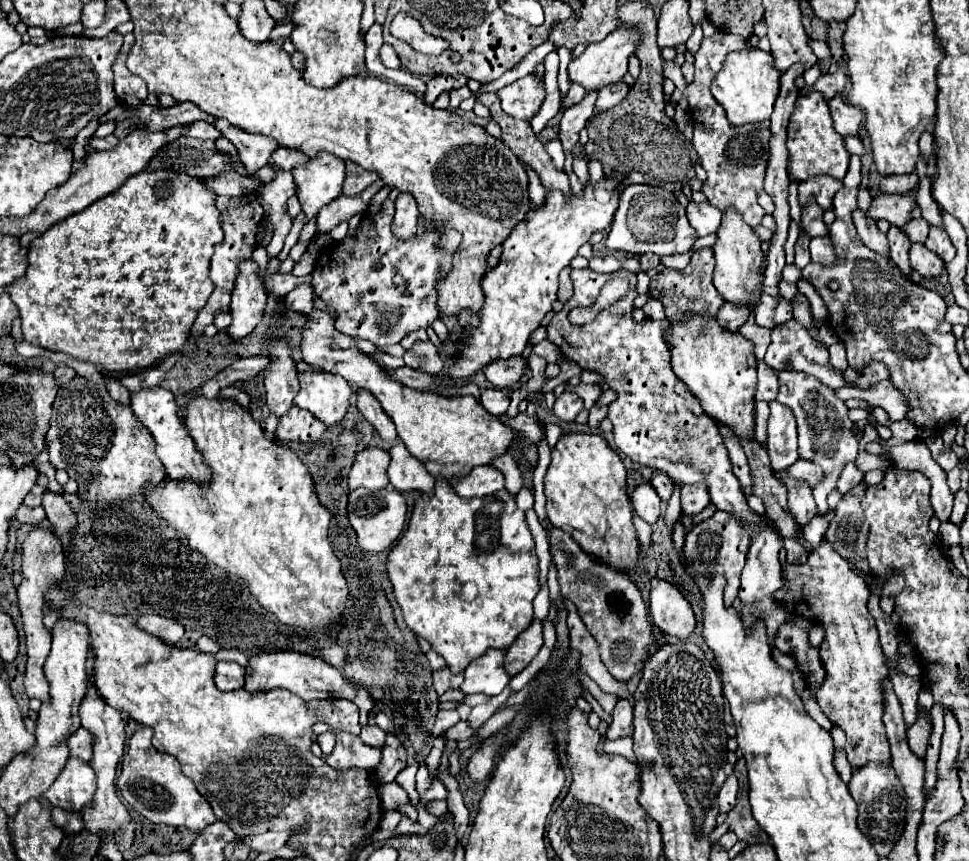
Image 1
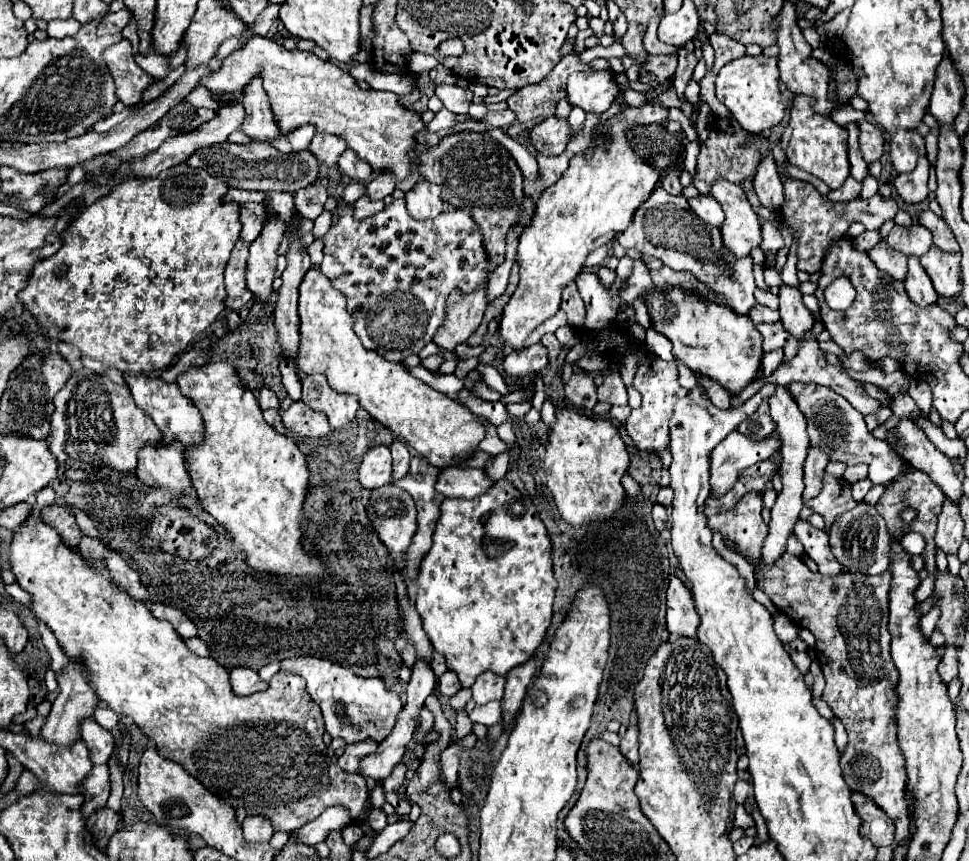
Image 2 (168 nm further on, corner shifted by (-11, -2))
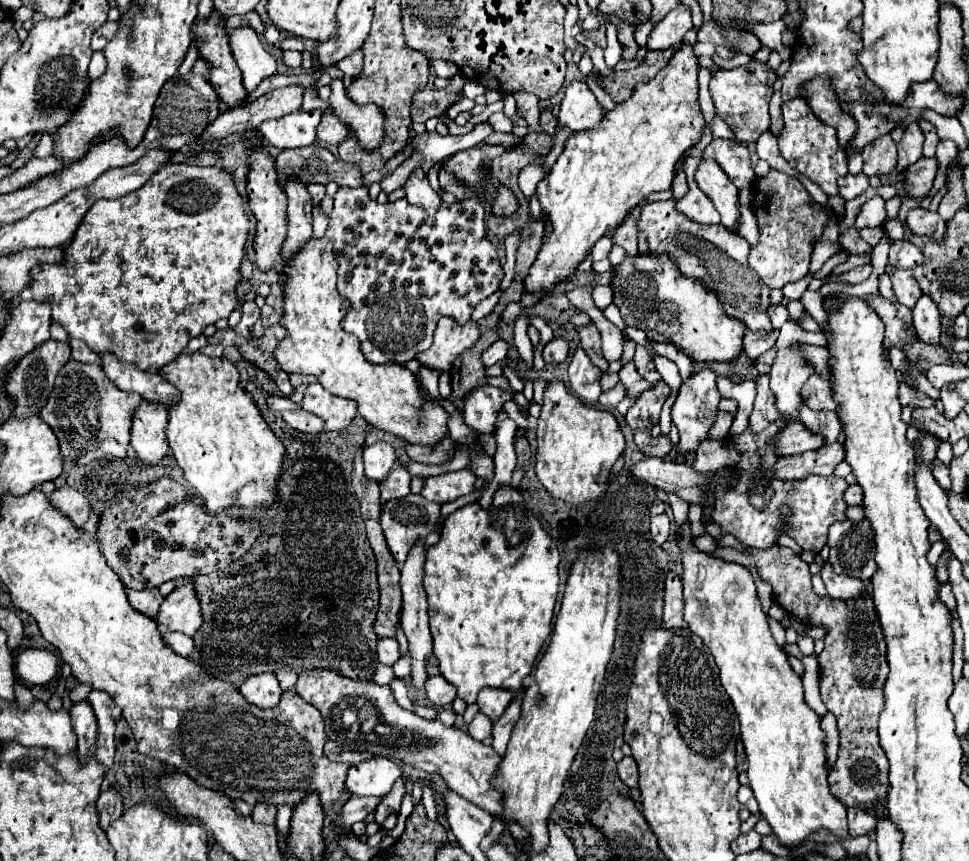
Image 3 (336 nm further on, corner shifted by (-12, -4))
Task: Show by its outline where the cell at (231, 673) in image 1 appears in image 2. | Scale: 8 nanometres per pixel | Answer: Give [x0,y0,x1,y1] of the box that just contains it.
[229,667,267,695]

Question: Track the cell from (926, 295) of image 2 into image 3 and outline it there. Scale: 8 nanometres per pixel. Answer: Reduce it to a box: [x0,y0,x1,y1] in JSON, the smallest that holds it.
[912,295,940,345]

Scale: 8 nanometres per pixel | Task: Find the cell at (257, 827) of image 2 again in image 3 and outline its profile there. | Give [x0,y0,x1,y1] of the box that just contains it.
[252,803,276,825]

